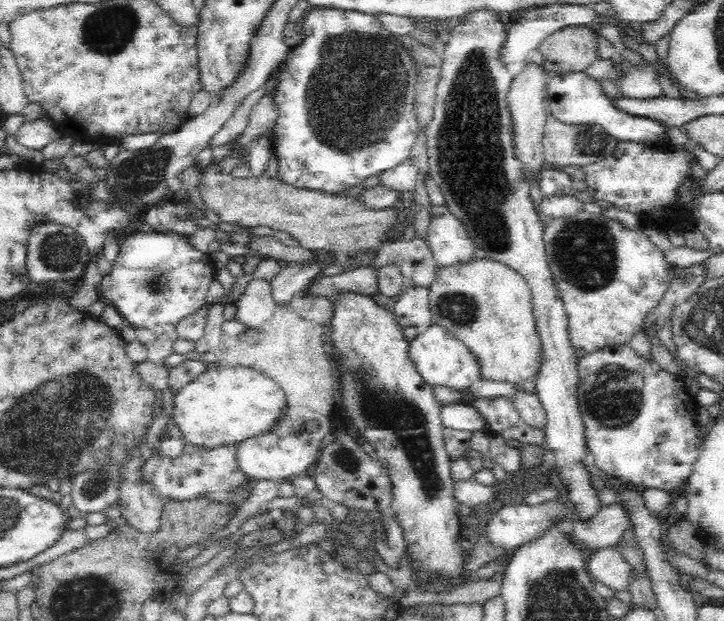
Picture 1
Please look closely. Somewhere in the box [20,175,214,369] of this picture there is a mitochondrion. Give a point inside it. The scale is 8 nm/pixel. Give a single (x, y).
(58, 251)

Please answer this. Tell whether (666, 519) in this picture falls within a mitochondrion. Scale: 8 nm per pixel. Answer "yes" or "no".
no

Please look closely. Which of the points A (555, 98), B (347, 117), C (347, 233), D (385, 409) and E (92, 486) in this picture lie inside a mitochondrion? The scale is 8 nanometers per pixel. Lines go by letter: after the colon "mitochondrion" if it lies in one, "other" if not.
A: other
B: mitochondrion
C: mitochondrion
D: mitochondrion
E: mitochondrion

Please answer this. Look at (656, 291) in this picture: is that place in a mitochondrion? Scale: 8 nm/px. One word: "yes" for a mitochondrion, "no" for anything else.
no

